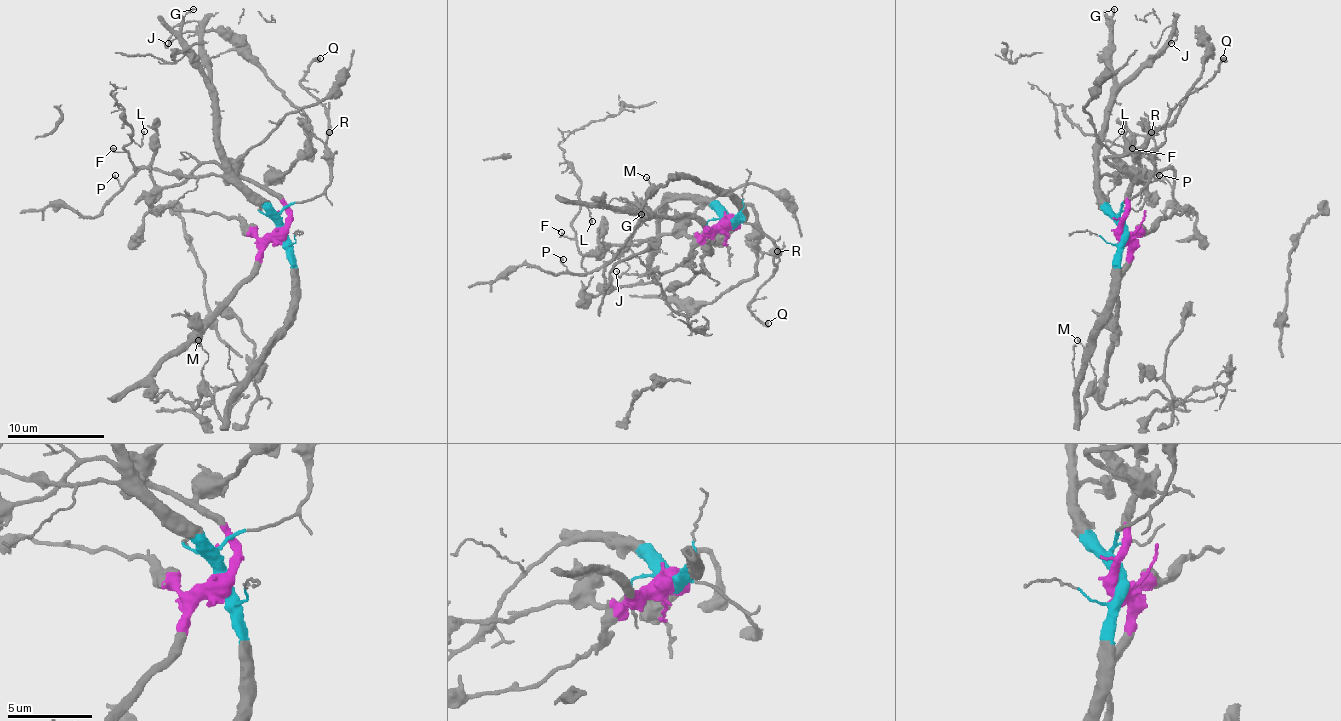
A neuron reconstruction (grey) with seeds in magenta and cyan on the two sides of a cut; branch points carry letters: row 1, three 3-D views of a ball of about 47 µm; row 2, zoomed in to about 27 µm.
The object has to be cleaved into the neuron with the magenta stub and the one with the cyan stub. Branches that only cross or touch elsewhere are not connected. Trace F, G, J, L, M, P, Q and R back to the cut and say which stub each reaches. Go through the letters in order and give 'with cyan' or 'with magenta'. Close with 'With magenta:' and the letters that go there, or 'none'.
F: with cyan
G: with cyan
J: with cyan
L: with cyan
M: with cyan
P: with cyan
Q: with cyan
R: with cyan
With magenta: none

